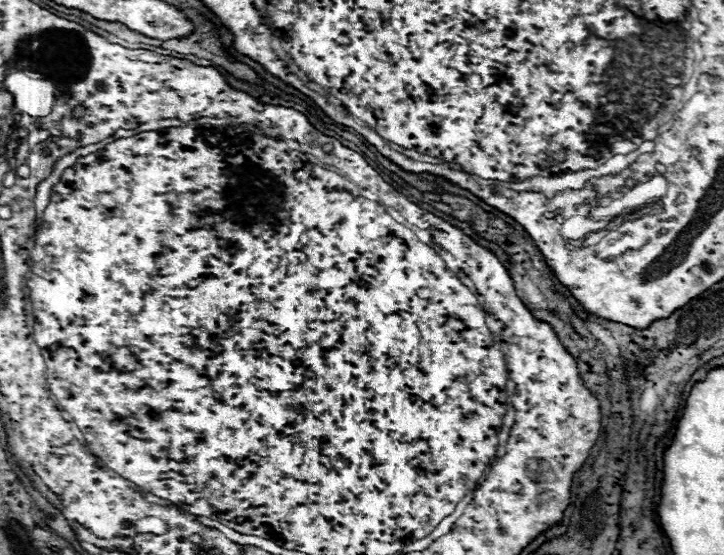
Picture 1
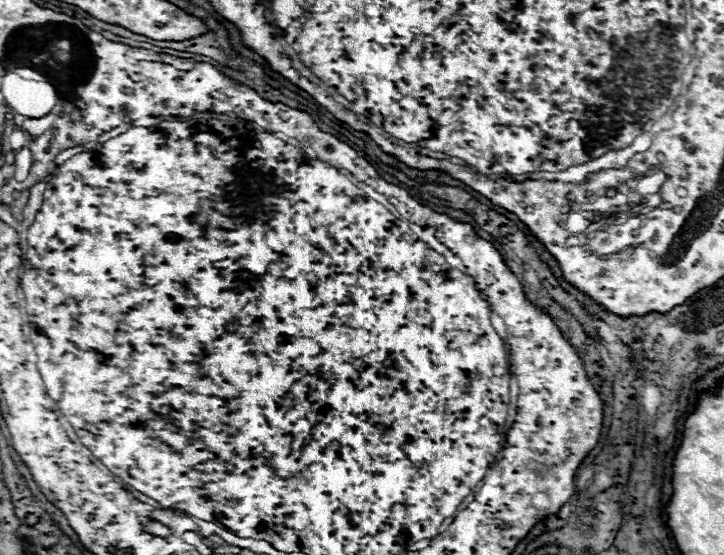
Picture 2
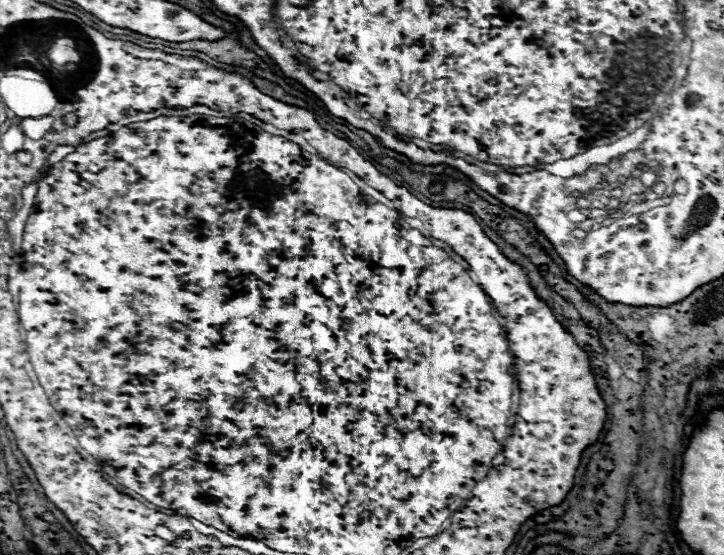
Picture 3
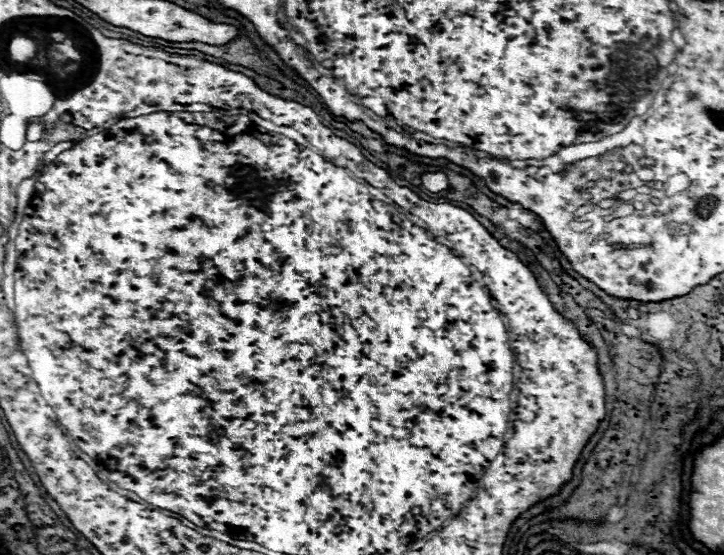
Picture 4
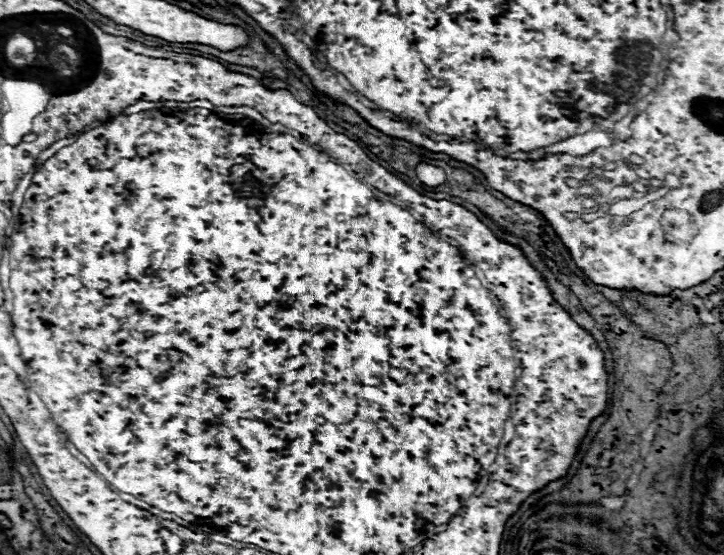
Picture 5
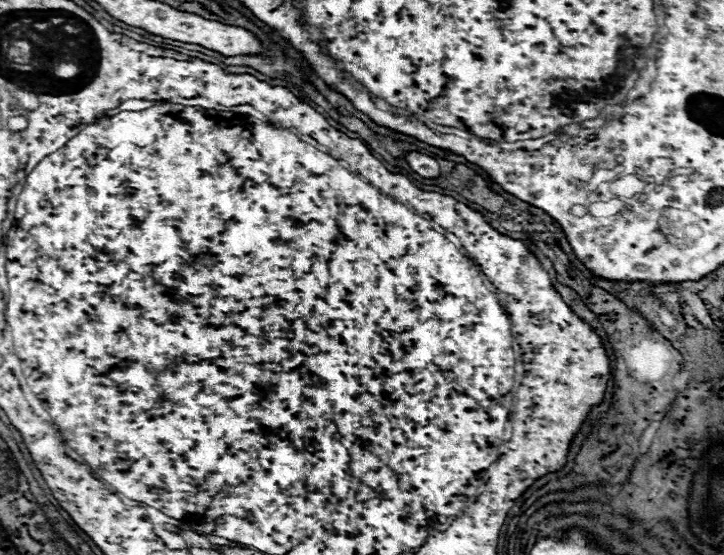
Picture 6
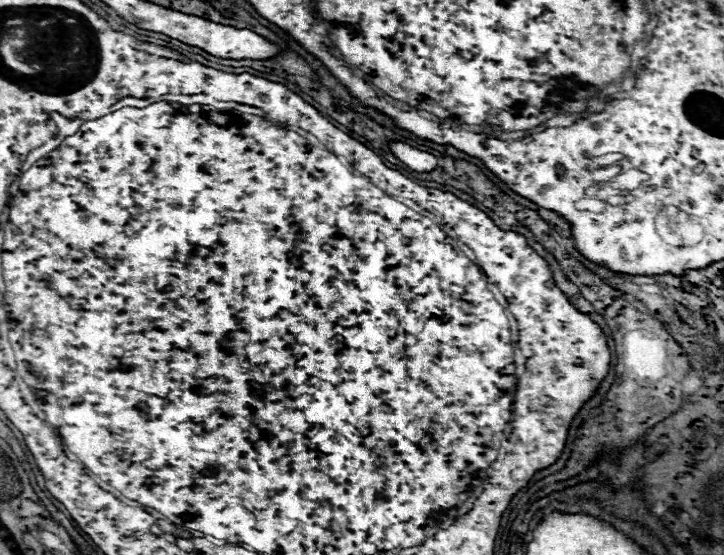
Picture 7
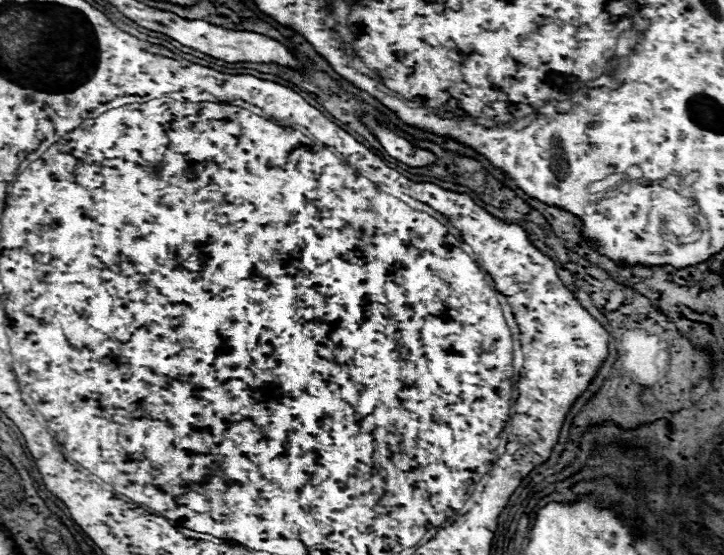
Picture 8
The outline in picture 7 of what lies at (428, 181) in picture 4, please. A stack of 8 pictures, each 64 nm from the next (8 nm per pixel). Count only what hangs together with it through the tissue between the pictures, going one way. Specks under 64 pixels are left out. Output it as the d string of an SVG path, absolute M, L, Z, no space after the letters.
M390 140L388 148L400 162L404 162L408 168L412 168L416 172L430 172L436 168L436 156L432 156L428 152L416 150L416 148L412 148L404 142L398 142L398 140L394 140L394 142Z

